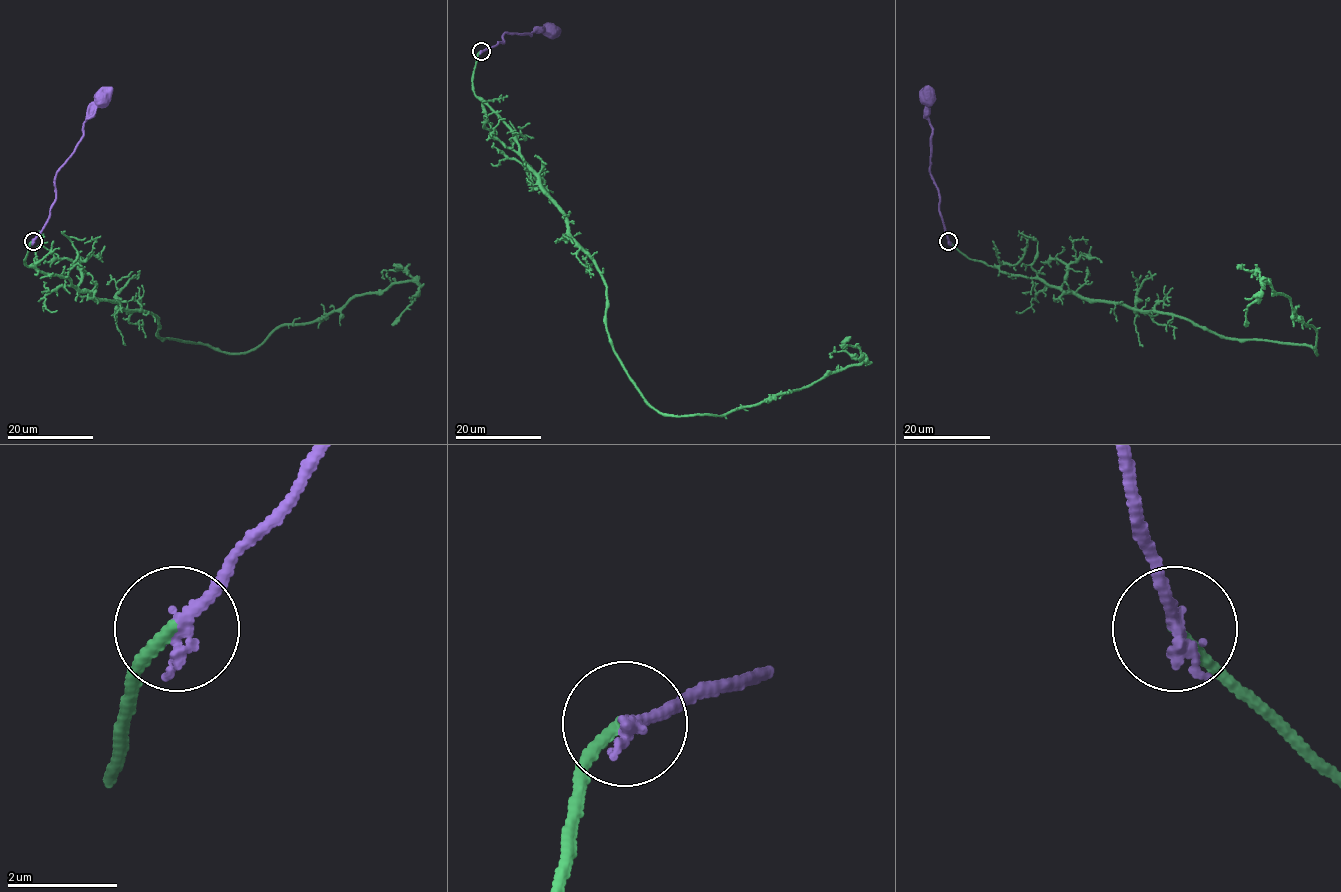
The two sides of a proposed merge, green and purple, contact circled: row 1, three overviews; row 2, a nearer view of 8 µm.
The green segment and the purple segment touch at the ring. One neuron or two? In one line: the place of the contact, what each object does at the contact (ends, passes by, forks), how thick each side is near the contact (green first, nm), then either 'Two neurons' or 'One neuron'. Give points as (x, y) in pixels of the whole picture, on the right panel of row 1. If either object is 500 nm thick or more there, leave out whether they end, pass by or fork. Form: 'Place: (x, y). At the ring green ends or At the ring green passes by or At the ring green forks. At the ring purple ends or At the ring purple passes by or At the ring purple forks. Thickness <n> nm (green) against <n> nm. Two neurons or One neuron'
Place: (948, 241). At the ring green ends. At the ring purple ends. Thickness 220 nm (green) against 280 nm. Two neurons

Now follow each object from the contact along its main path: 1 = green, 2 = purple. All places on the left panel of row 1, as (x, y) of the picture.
1: (32, 241), (26, 265), (150, 312), (160, 338), (254, 350), (285, 325), (414, 281), (419, 292), (391, 325)
2: (32, 241), (48, 217), (55, 200), (57, 170), (73, 152), (83, 135), (83, 125), (95, 113), (100, 98)

